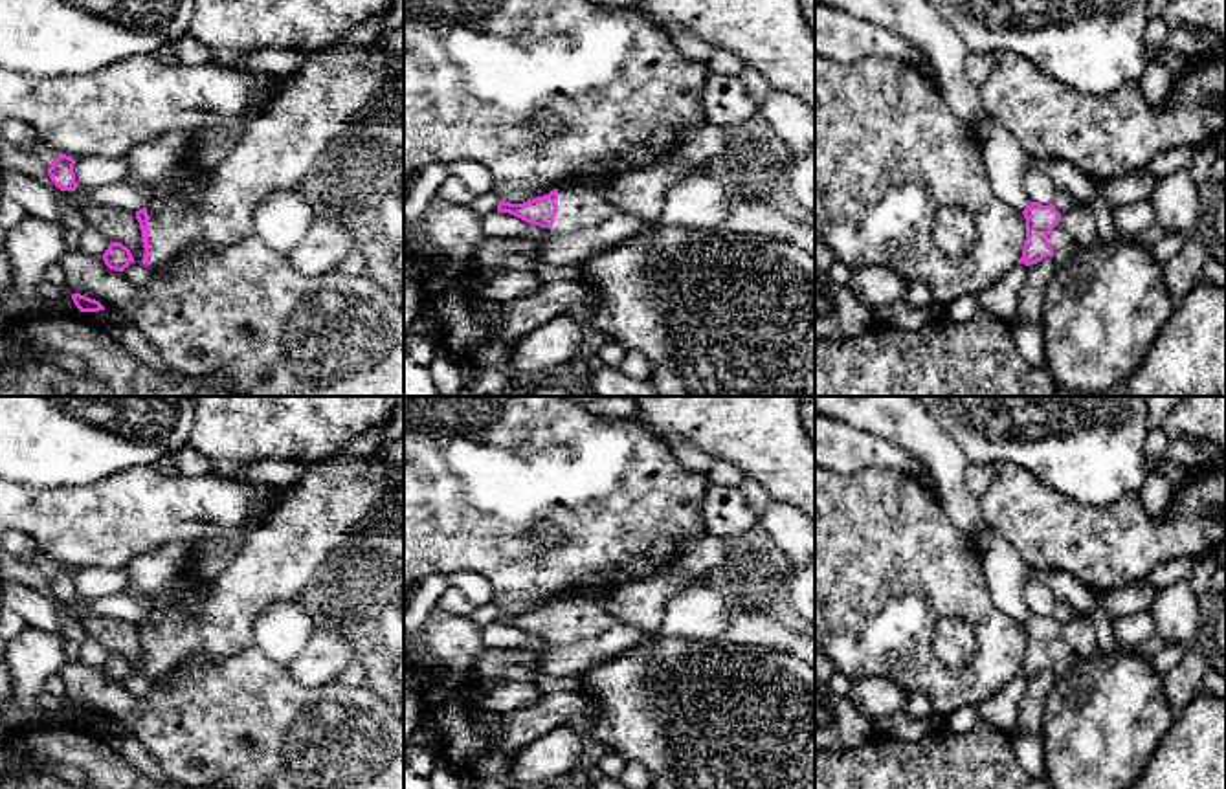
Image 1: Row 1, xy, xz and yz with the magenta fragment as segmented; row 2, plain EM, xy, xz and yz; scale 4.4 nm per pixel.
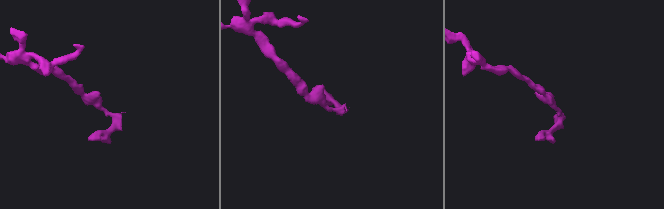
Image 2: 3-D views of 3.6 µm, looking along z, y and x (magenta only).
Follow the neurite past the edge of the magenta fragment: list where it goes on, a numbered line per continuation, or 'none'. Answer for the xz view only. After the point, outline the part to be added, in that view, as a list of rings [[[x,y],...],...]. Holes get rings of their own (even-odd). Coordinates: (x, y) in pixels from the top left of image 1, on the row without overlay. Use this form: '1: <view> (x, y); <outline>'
1: xz (586, 635); [[[565,591],[558,622],[545,651],[536,653],[538,673],[580,677],[609,659],[637,650],[646,637],[606,611],[606,595]]]

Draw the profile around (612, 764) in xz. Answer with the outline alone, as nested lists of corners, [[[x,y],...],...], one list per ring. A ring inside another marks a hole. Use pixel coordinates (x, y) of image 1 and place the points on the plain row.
[[[611,750],[596,761],[604,776],[611,780],[617,780],[620,776],[624,763],[624,758]]]

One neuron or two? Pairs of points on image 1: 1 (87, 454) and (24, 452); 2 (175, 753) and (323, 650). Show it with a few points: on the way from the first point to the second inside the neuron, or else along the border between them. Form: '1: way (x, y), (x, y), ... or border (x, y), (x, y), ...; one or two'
1: way (72, 452), (39, 452); one
2: border (287, 666), (305, 685), (331, 681); two

